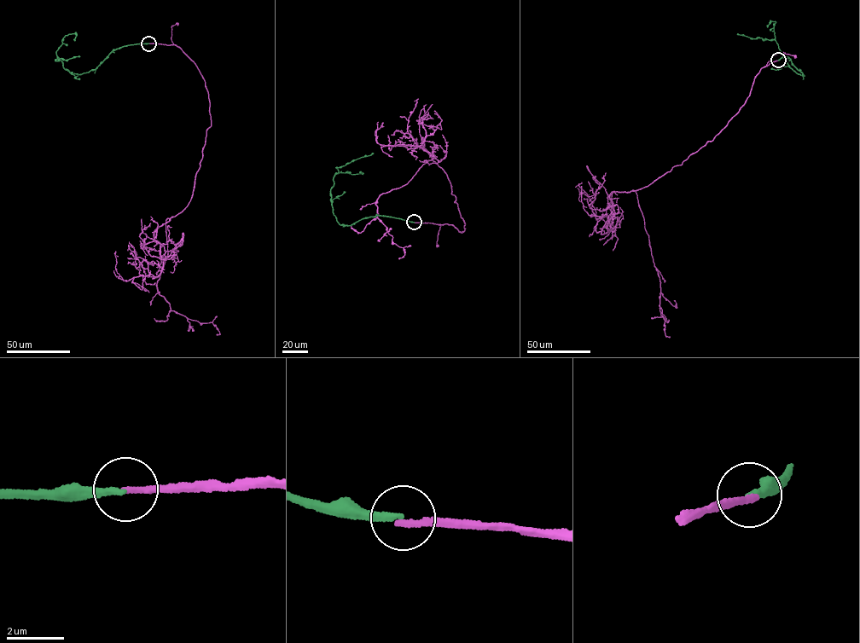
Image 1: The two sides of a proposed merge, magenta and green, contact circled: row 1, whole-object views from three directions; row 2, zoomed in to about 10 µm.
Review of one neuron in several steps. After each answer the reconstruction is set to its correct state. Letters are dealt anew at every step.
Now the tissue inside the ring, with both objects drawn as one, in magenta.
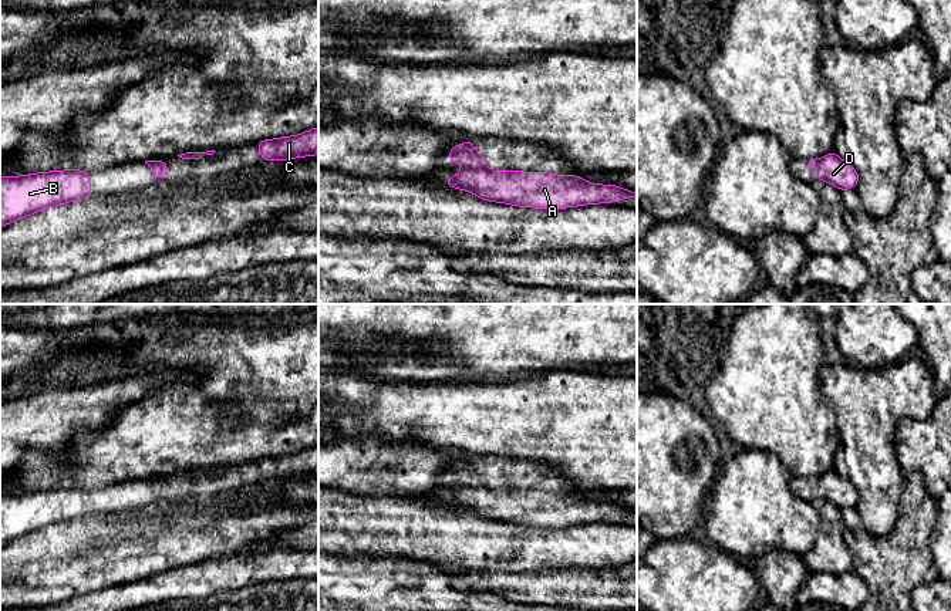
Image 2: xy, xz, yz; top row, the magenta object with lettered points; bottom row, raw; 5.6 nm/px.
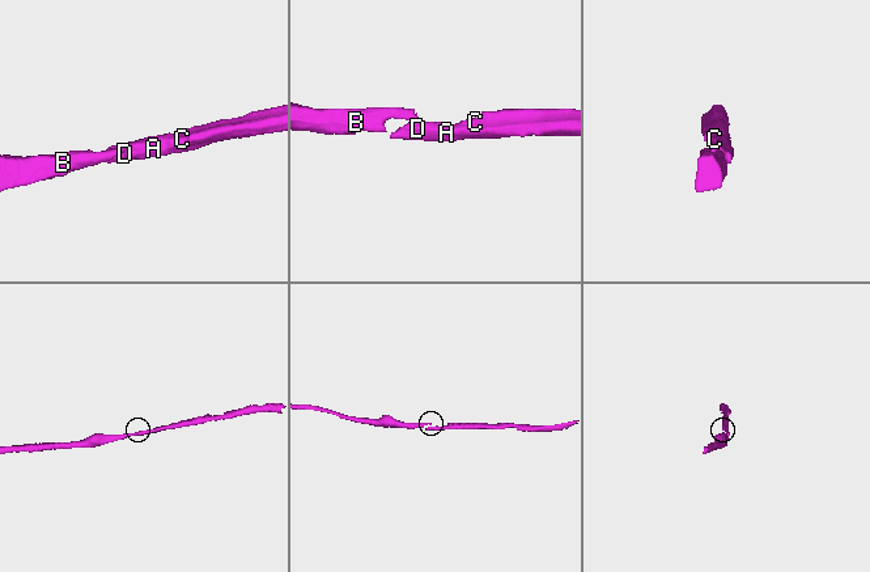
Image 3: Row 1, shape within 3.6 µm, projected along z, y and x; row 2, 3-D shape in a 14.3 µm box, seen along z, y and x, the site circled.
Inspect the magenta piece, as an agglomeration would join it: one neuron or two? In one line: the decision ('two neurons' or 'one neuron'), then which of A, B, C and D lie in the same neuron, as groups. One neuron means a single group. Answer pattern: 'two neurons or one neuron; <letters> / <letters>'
one neuron; A B C D

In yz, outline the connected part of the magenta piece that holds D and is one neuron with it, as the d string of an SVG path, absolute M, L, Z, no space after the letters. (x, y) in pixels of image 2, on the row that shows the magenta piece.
M834 151L823 156L820 161L816 158L807 159L805 166L810 172L817 172L817 182L827 182L834 185L840 192L854 189L859 183L857 171L839 158Z

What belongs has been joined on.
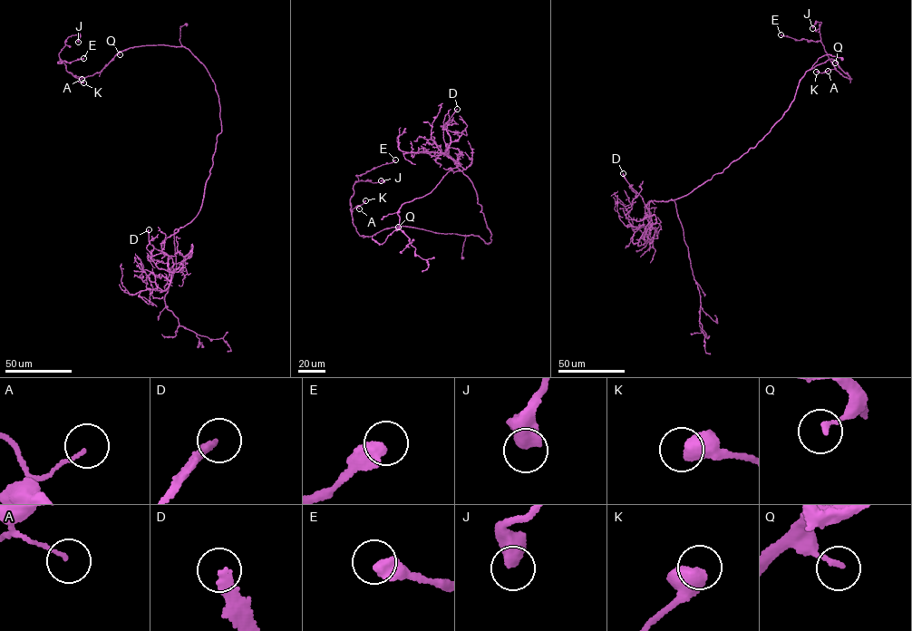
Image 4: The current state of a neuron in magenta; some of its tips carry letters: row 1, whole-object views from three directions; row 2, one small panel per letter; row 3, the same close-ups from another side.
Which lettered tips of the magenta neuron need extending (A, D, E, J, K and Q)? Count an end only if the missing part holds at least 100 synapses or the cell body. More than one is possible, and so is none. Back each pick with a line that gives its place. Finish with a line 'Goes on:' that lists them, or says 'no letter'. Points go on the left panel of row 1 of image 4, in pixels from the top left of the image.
D: Place: (149, 229)
Goes on: D

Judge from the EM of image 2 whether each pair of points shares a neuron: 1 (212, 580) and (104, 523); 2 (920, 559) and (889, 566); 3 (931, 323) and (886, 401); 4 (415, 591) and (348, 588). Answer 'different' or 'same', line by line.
1: different
2: same
3: different
4: same

